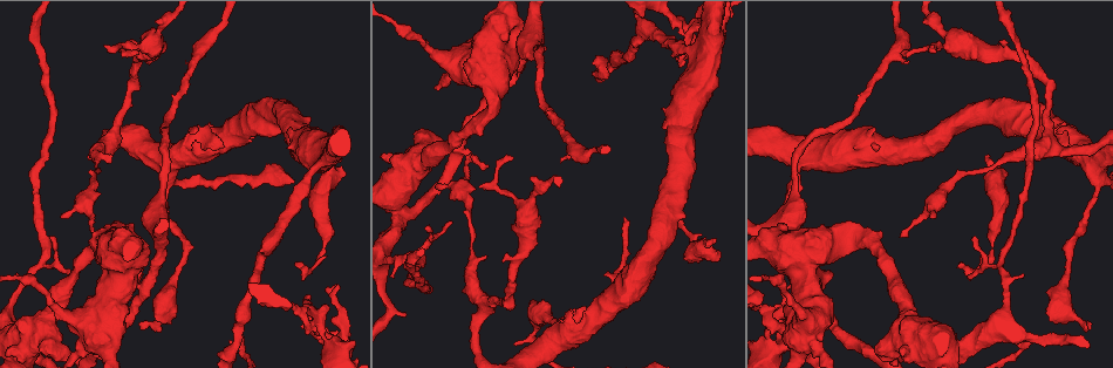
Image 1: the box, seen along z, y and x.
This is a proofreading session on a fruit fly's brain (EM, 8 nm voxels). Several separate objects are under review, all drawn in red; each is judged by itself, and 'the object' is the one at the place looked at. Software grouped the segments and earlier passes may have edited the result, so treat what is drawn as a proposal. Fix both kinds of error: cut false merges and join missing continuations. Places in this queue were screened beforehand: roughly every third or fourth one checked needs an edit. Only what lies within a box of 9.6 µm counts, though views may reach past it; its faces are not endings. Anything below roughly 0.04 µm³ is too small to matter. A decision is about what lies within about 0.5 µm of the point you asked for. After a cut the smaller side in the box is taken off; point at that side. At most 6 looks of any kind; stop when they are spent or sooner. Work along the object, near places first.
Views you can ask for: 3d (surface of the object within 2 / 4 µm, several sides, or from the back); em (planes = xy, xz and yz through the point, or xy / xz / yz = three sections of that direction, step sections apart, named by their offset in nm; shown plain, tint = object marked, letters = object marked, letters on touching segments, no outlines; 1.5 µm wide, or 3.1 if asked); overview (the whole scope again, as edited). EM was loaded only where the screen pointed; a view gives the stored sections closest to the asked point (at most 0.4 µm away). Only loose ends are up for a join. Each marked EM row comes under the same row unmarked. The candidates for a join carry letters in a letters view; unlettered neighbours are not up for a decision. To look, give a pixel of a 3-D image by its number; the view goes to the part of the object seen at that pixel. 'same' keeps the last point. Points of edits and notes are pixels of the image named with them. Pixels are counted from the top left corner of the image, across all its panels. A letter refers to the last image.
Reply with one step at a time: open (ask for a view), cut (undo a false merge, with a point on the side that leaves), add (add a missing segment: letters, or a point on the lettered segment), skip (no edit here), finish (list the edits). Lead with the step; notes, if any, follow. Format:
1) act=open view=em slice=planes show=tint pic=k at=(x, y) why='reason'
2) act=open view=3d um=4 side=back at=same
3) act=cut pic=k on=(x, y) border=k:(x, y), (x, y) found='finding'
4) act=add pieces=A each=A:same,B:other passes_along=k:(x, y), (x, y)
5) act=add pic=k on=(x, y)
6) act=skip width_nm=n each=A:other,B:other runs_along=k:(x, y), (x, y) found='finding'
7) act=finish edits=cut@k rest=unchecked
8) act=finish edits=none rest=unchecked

act=open view=3d um=4 pic=1 at=(891, 352) why='abrupt turn'

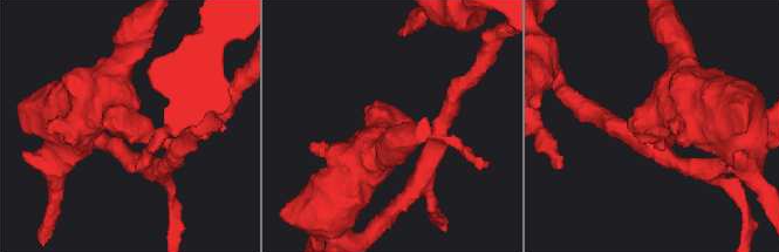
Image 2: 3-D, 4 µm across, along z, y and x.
act=open view=em slice=xy step=8 show=tint pic=2 at=(654, 126) arm_widths_nm=220,500

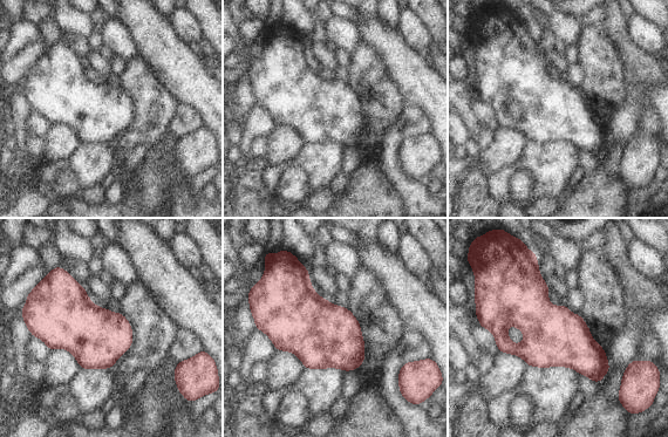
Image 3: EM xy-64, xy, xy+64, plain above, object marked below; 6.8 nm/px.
act=open view=em slice=planes show=letters at=same why='another direction'

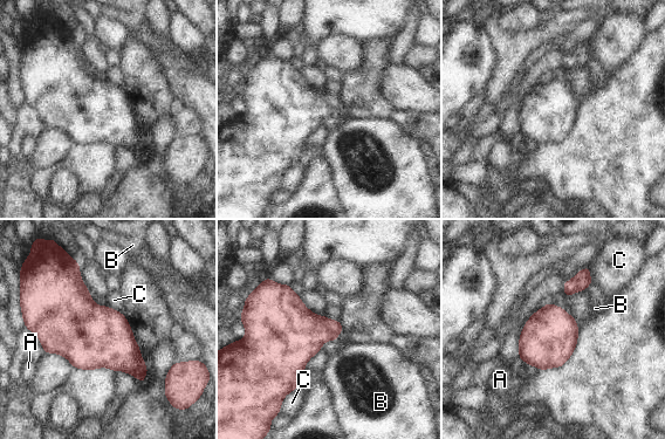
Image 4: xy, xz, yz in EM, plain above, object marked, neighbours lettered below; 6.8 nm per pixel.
act=skip each=A:other,B:other,C:other found='all the same neuron'

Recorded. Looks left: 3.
act=open view=3d um=2 pic=1 at=(1012, 155) why='thick turns thin'

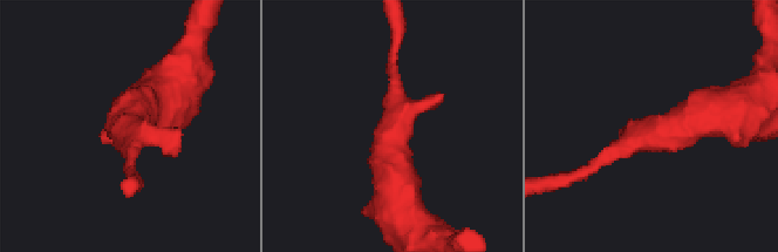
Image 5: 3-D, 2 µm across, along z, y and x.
act=open view=em slice=xy step=4 show=tint pic=5 at=(137, 133) why='need the tissue'

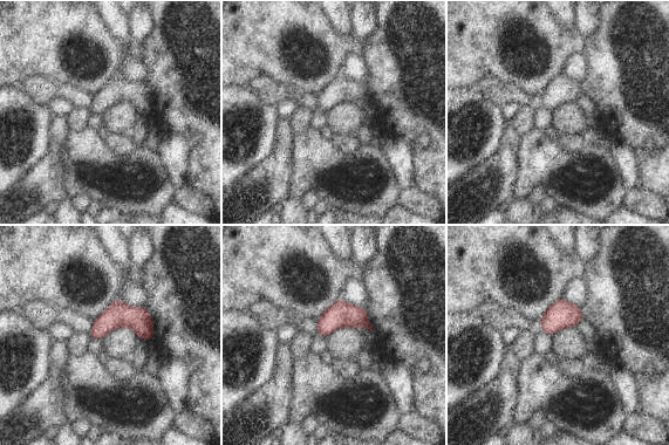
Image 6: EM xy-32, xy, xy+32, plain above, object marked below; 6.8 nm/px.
act=open view=em slice=planes show=letters at=same

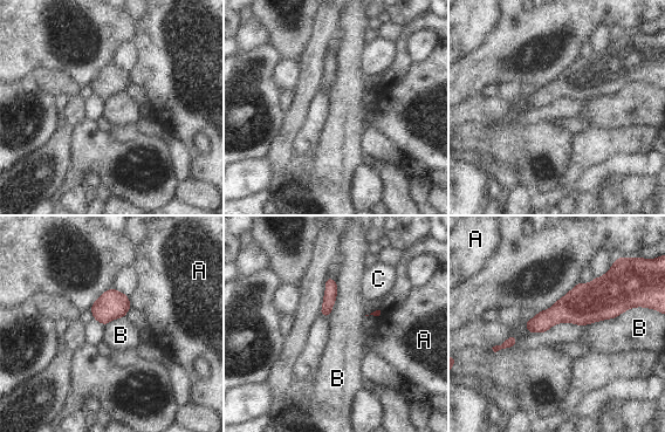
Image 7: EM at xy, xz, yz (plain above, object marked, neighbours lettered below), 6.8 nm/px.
act=skip each=A:other,B:other,C:other border=7:(664, 313), (632, 307), (583, 326) found='one neuron here'

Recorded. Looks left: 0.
act=finish edits=none rest=unchecked

